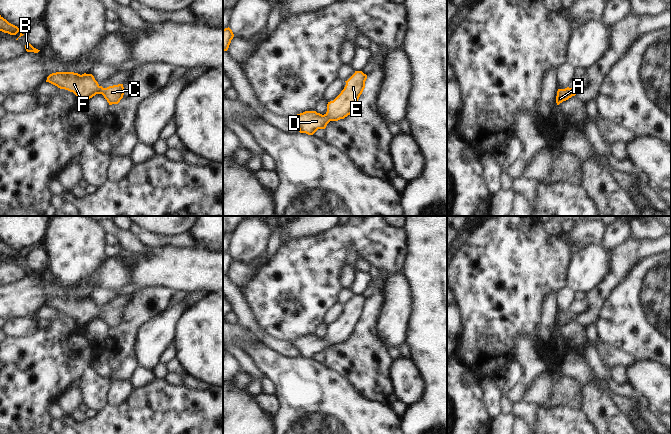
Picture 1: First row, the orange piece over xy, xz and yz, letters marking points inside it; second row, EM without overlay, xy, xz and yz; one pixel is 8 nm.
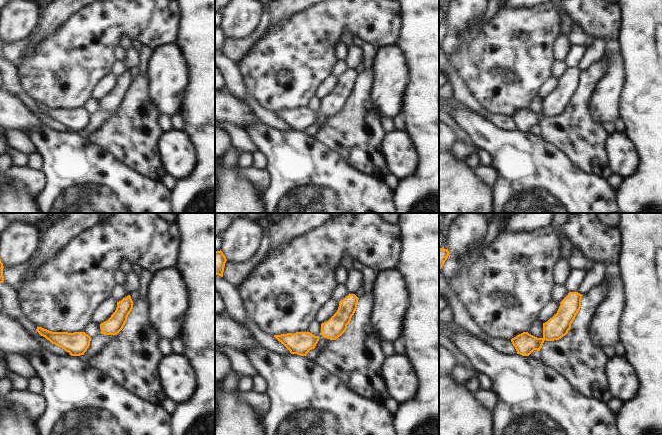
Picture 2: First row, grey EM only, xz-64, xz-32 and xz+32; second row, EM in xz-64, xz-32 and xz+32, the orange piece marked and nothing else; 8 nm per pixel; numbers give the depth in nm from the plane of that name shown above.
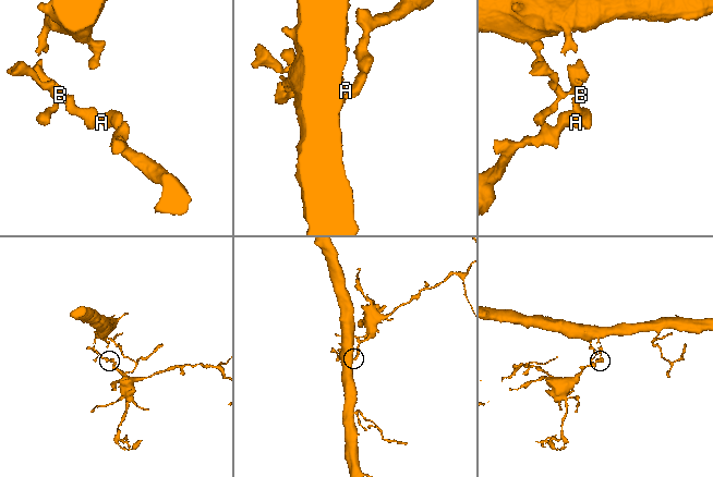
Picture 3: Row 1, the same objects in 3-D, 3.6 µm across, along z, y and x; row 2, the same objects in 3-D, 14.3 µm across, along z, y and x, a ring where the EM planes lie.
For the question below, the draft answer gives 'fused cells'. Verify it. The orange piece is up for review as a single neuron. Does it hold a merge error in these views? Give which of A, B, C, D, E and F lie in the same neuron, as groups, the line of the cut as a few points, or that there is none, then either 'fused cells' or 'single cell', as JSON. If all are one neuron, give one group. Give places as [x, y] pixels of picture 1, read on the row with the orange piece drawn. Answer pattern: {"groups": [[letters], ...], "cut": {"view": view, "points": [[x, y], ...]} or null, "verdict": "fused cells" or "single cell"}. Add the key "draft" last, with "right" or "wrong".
{"groups": [["A", "B", "C", "D", "E", "F"]], "cut": null, "verdict": "single cell", "draft": "wrong"}

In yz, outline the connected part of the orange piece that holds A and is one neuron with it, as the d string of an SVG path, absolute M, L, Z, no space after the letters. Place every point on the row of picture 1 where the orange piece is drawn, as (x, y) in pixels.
M565 88L565 89L558 89L557 91L557 96L556 96L556 103L559 105L563 101L568 100L572 96L575 96L578 93L577 90L572 89L572 88Z

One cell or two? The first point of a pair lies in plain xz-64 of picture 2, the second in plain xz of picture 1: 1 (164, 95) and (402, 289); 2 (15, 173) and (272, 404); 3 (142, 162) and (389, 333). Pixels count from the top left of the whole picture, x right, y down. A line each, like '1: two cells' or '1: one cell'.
1: one cell
2: one cell
3: two cells

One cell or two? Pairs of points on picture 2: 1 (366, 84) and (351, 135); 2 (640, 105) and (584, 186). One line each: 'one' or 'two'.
1: one
2: two

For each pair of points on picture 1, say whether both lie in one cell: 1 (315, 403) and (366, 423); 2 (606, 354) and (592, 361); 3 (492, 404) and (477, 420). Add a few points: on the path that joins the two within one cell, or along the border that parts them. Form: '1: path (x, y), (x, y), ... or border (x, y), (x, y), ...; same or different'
1: path (328, 413), (337, 421), (353, 423); same
2: border (595, 349), (601, 361), (611, 370); different
3: border (479, 387), (484, 405), (491, 419); different

